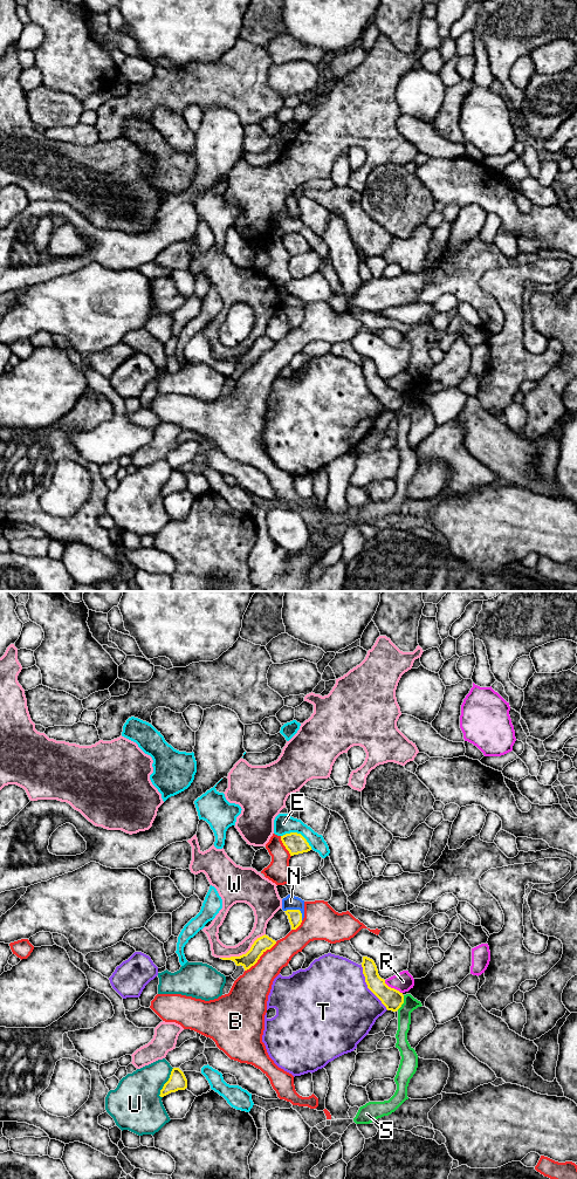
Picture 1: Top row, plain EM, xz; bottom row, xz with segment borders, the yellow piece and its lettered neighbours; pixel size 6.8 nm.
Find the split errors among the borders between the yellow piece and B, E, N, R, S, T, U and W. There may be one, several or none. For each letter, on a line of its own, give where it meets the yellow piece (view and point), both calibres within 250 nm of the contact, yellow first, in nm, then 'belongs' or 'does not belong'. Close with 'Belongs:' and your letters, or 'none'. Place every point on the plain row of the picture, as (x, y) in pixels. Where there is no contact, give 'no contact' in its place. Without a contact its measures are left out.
B: contact xz (260, 356); calibres 100 and 240 nm; does not belong
E: contact xz (296, 233); calibres 150 and 140 nm; does not belong
N: contact xz (296, 310); calibres 100 and 100 nm; belongs
R: contact xz (392, 389); calibres 140 and 140 nm; does not belong
S: contact xz (403, 403); calibres 140 and 100 nm; does not belong
T: contact xz (368, 388); calibres 140 and 500 nm; does not belong
U: contact xz (165, 484); calibres 120 and 340 nm; does not belong
W: contact xz (244, 355); calibres 100 and 100 nm; does not belong
Belongs: N

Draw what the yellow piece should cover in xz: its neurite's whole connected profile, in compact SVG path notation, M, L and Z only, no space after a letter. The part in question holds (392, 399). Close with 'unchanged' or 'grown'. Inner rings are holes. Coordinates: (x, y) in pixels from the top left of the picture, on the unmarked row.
M363 357L362 368L368 389L382 402L387 411L397 412L404 404L403 393L385 384L385 381L379 377L372 359Z; unchanged

